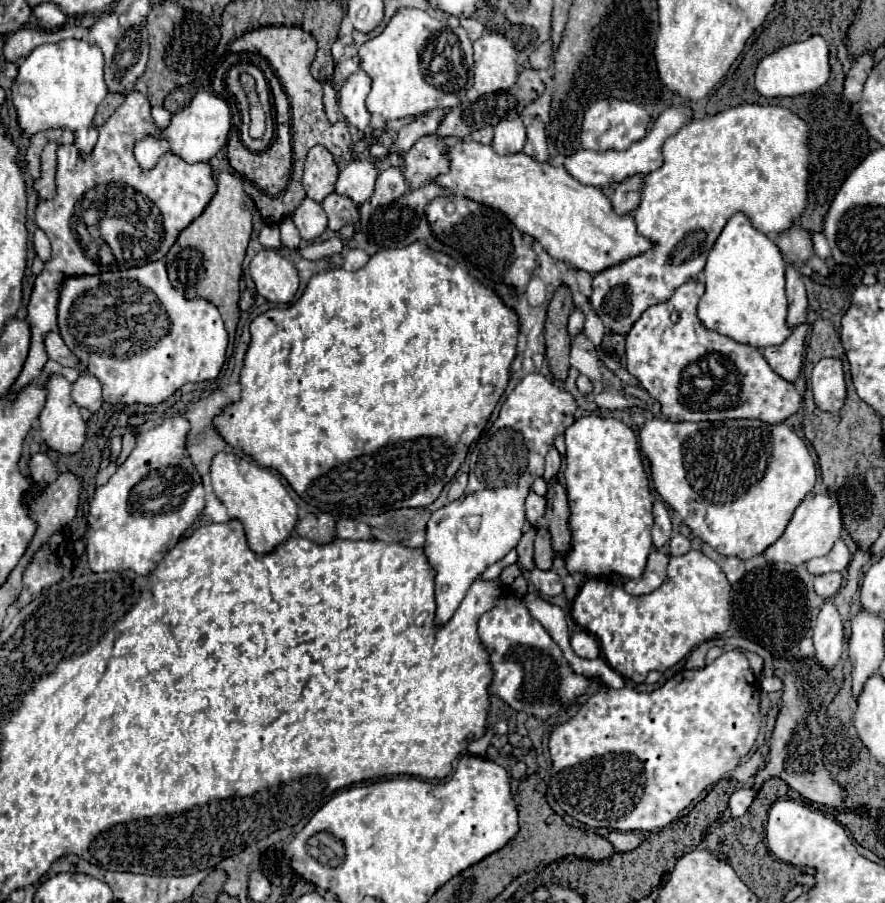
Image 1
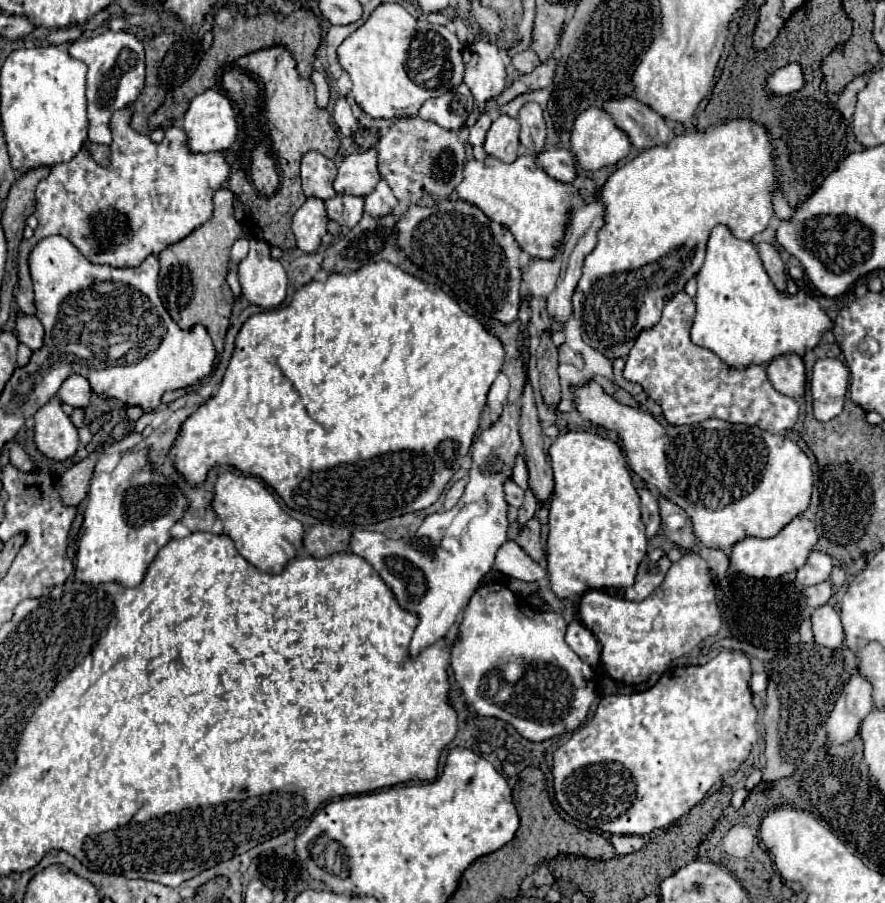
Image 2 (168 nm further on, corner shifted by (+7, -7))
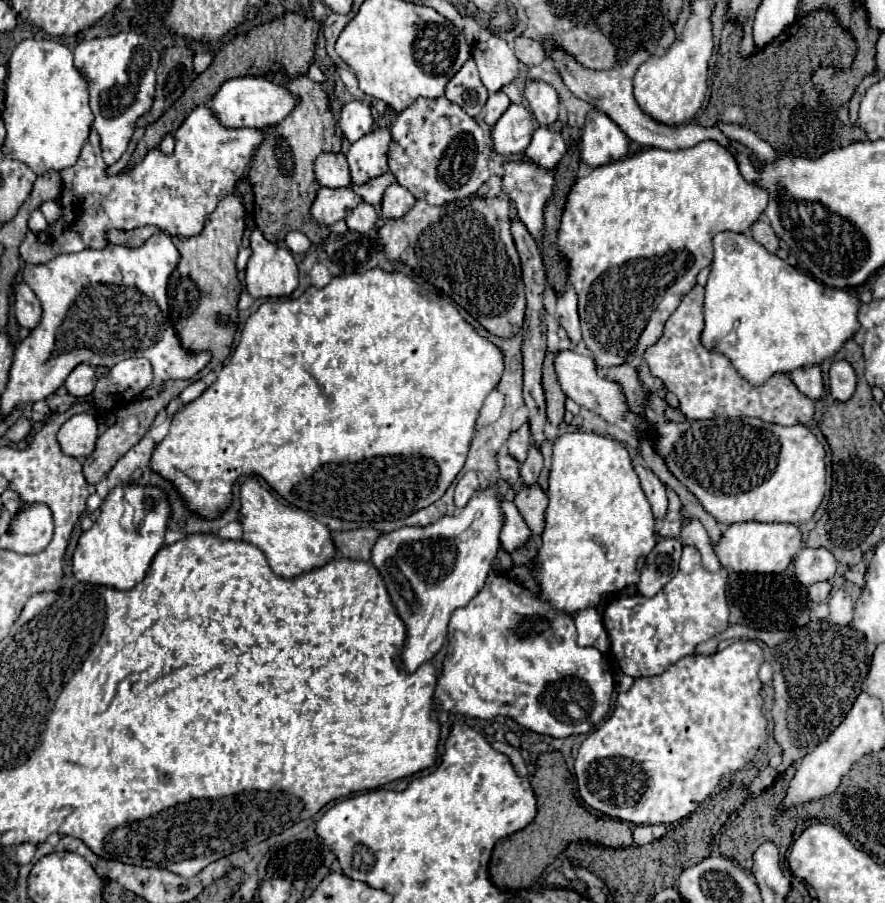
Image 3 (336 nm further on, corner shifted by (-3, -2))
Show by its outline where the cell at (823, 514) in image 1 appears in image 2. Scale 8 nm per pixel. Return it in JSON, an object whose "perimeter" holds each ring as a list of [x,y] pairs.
{"perimeter":[[[796,517],[776,537],[770,537],[770,539],[744,537],[742,541],[738,541],[730,551],[730,567],[748,577],[772,577],[774,579],[784,573],[798,571],[806,563],[816,541],[818,541],[818,533],[816,533],[814,523],[804,517]]]}

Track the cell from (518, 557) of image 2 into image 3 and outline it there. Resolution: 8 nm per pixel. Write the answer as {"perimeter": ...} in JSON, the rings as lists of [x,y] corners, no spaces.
{"perimeter":[[[502,500],[502,508],[504,508],[504,514],[506,514],[506,522],[504,522],[504,528],[502,528],[502,534],[500,534],[500,540],[502,540],[502,548],[512,554],[514,550],[522,548],[528,544],[532,532],[530,528],[524,524],[524,518],[520,516],[518,508],[508,502],[508,500]]]}

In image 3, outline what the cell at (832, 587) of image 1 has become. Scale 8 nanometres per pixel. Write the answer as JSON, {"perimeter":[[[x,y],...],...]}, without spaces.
{"perimeter":[[[816,582],[816,584],[812,584],[810,588],[808,588],[808,594],[810,594],[810,600],[812,602],[824,602],[824,600],[828,600],[828,596],[830,596],[830,592],[832,592],[832,584],[830,582]]]}

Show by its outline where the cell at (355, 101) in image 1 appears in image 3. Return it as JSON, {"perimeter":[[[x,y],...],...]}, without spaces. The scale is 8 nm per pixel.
{"perimeter":[[[348,102],[344,104],[342,108],[342,114],[340,114],[340,130],[344,132],[344,136],[350,140],[350,142],[356,142],[360,140],[362,136],[366,136],[368,132],[372,132],[372,114],[370,114],[370,108],[364,104],[364,102]]]}

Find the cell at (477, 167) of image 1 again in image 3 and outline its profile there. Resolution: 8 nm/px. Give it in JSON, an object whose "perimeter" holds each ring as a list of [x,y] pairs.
{"perimeter":[[[520,160],[520,162],[506,162],[504,164],[504,176],[502,176],[502,192],[508,194],[512,200],[520,222],[528,228],[528,232],[540,240],[542,230],[544,230],[544,208],[548,200],[554,194],[554,174],[546,168],[540,168],[532,160]]]}

